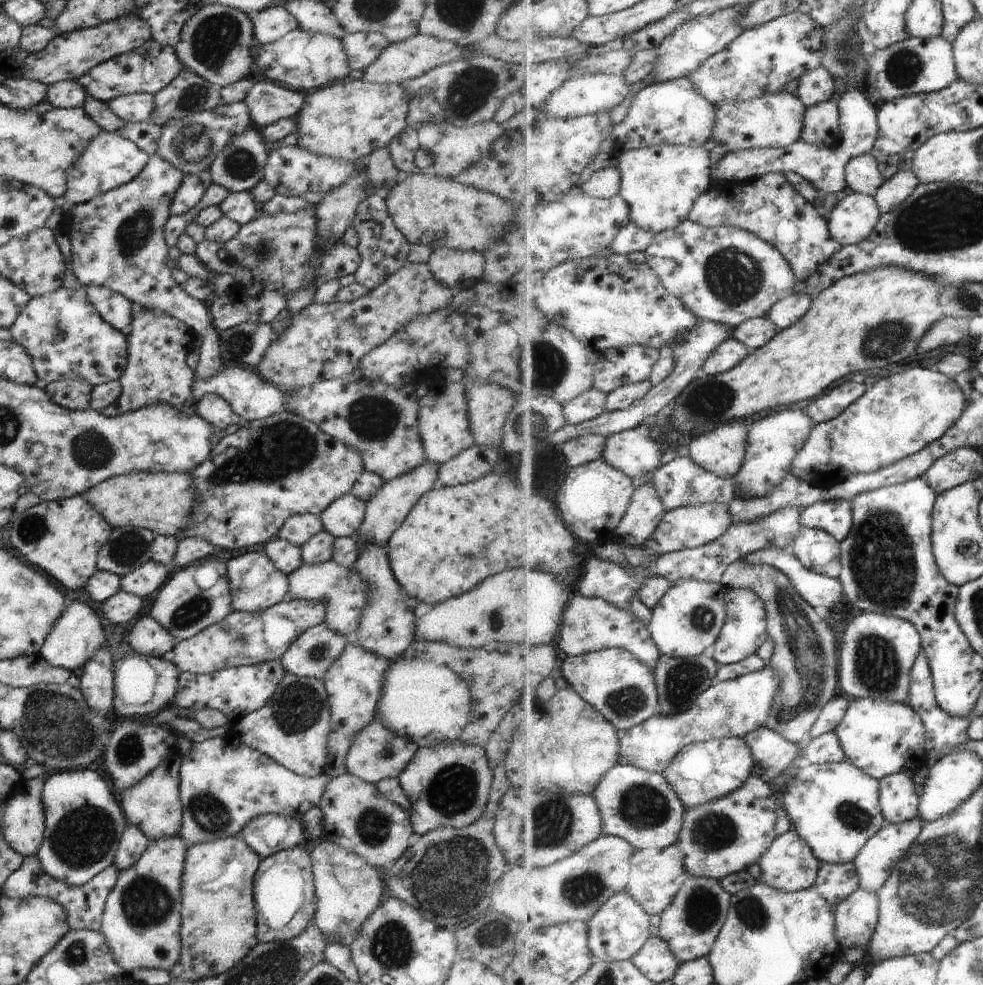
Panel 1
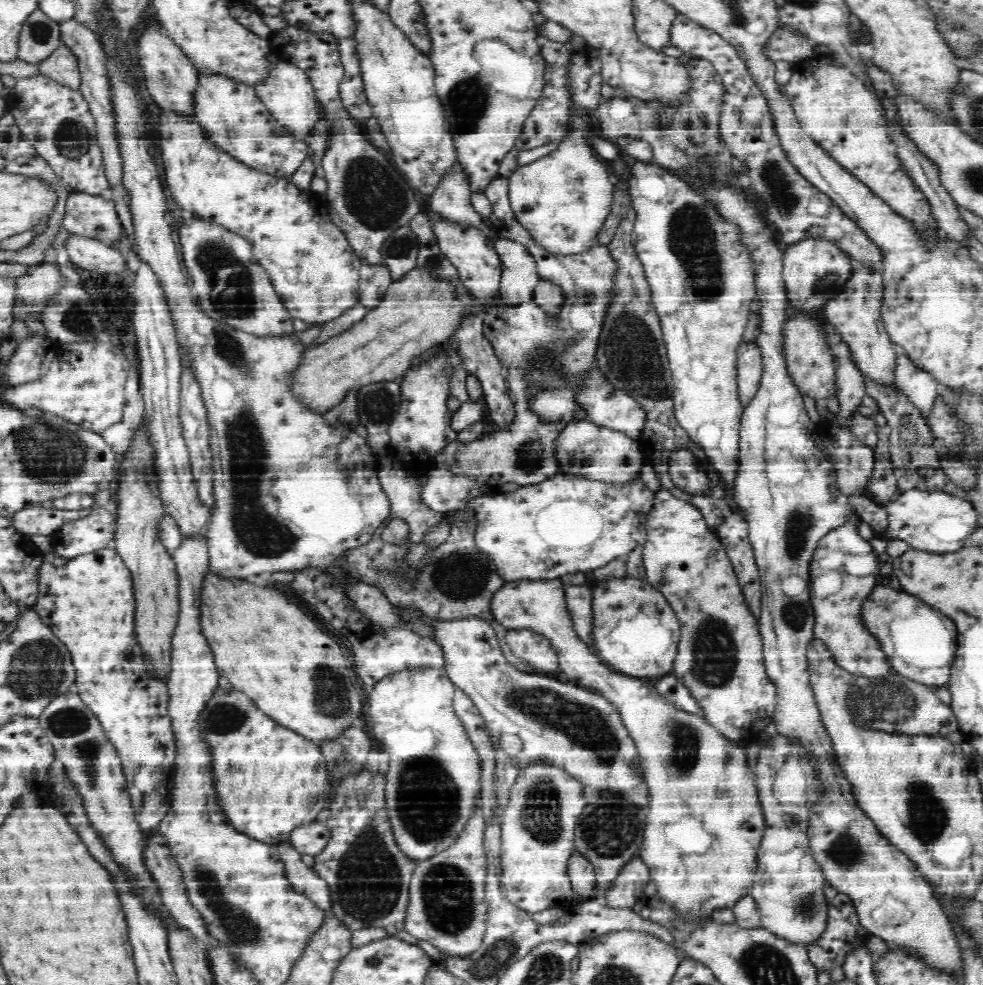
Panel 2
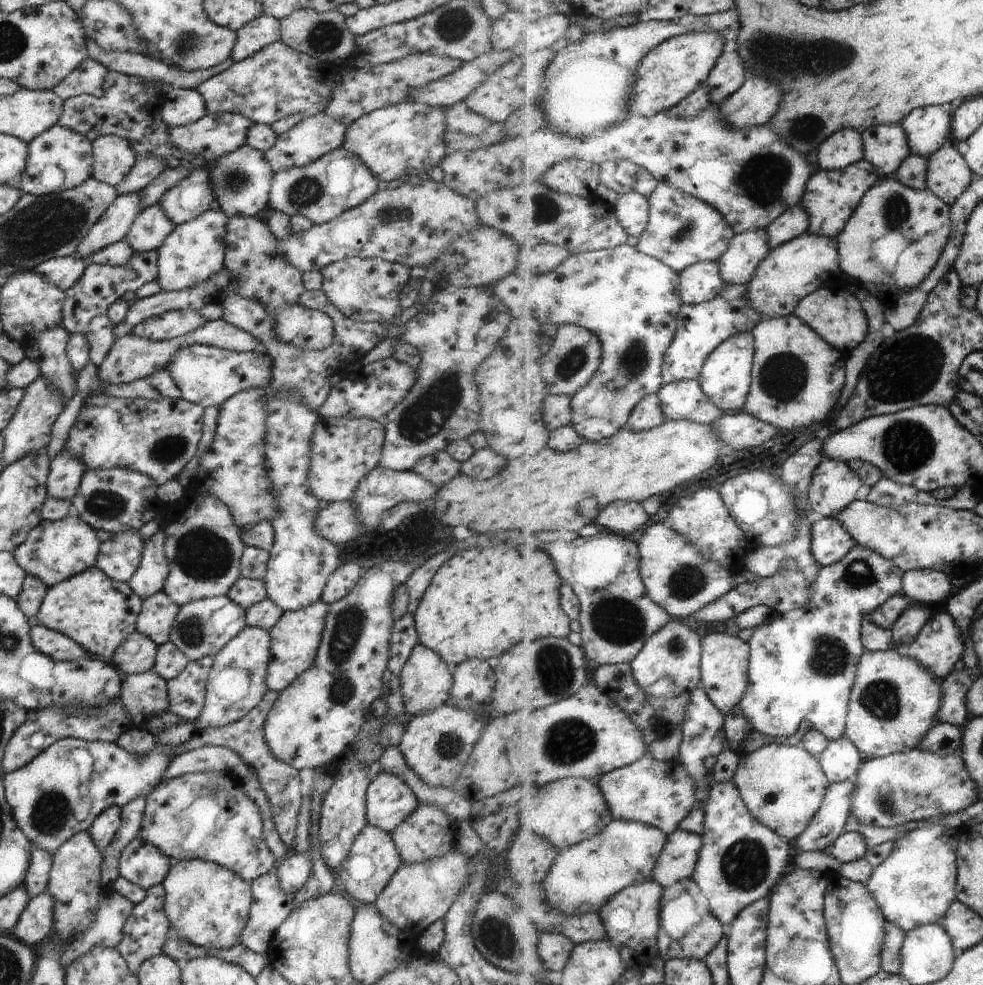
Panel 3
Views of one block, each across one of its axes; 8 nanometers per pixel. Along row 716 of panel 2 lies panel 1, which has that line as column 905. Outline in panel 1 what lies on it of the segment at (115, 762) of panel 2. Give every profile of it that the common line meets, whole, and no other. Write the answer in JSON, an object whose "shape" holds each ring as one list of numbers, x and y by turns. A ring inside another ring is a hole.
{"shape":[[907,37,887,49,869,49,866,56,869,70,869,102,881,108,896,98,939,92,960,78,954,59,954,46,945,37,922,39]]}

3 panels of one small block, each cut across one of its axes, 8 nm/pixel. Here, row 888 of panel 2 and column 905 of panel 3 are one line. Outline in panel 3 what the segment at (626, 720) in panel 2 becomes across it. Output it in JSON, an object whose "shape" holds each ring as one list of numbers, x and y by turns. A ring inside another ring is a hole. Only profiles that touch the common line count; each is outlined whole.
{"shape":[[896,648,863,653,858,662,854,688,850,696,850,710,846,720,846,737,863,754,864,759,884,757,917,748,935,724,942,706,942,682,914,658,902,655]]}

